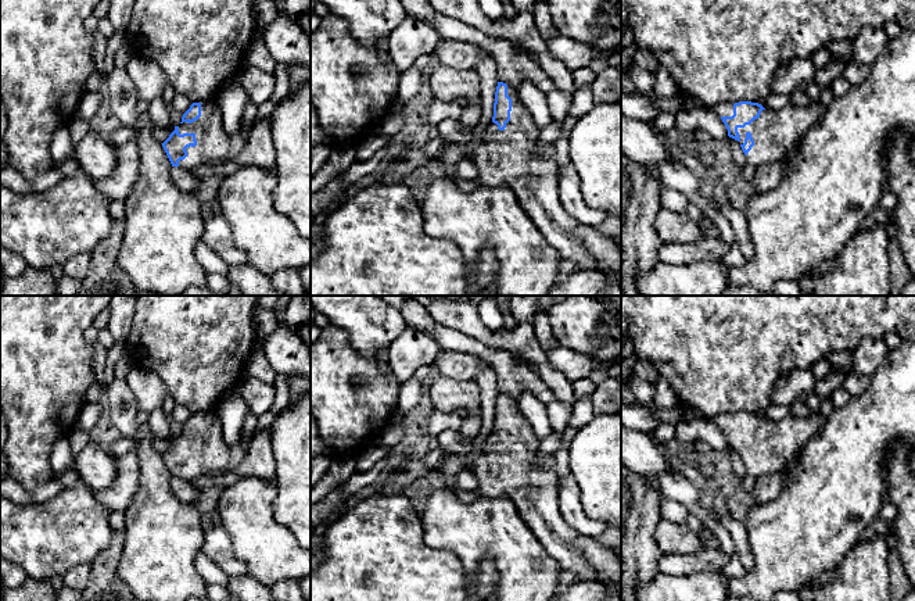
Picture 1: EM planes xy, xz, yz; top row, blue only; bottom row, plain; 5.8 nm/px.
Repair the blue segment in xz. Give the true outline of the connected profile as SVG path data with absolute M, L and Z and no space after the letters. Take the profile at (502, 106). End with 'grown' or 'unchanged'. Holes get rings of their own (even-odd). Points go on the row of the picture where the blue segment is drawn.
M498 82L494 103L494 117L482 143L471 154L467 147L473 140L473 129L463 129L459 119L446 118L437 125L444 140L441 153L448 146L459 146L480 172L478 182L491 187L509 187L517 196L520 205L535 223L545 240L557 251L560 260L570 260L574 269L596 268L595 258L577 237L580 225L563 207L557 190L557 150L555 144L541 144L541 129L531 112L518 99L518 92L503 82Z; grown

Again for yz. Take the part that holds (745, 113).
M740 101L718 104L714 110L725 124L728 136L740 143L746 165L753 168L792 155L799 142L825 115L819 103L805 107L787 104L774 111L758 103Z; grown

